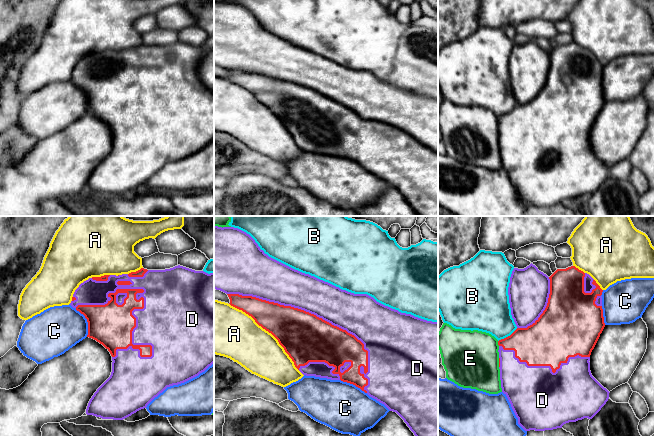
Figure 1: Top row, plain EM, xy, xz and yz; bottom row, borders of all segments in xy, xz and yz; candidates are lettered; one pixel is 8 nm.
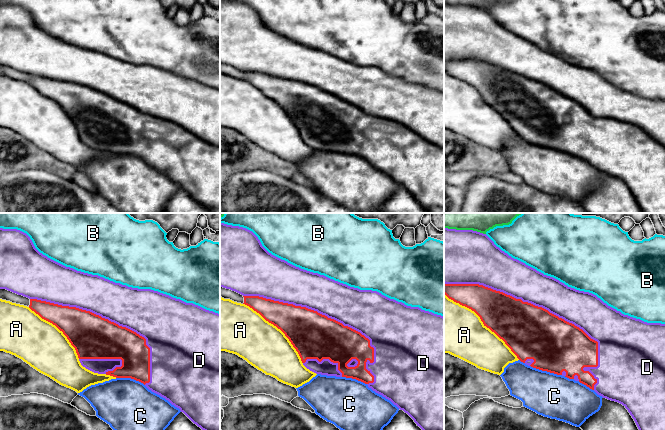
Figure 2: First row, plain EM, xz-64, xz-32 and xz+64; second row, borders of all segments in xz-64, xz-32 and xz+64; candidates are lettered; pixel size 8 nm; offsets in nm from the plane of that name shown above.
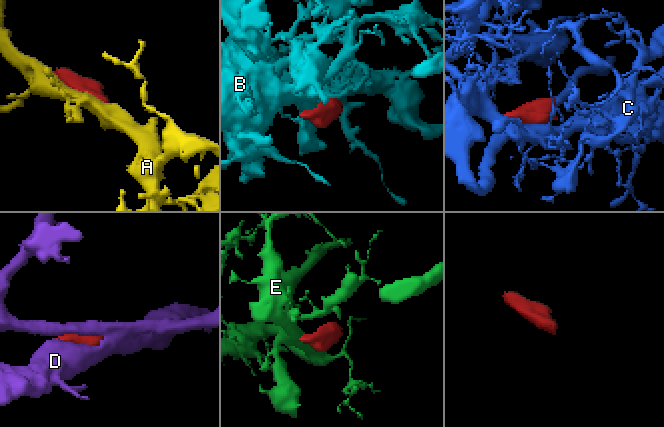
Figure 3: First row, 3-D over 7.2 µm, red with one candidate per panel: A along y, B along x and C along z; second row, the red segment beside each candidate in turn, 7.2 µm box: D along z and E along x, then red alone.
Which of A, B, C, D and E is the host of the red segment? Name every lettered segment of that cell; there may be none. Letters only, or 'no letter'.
A

